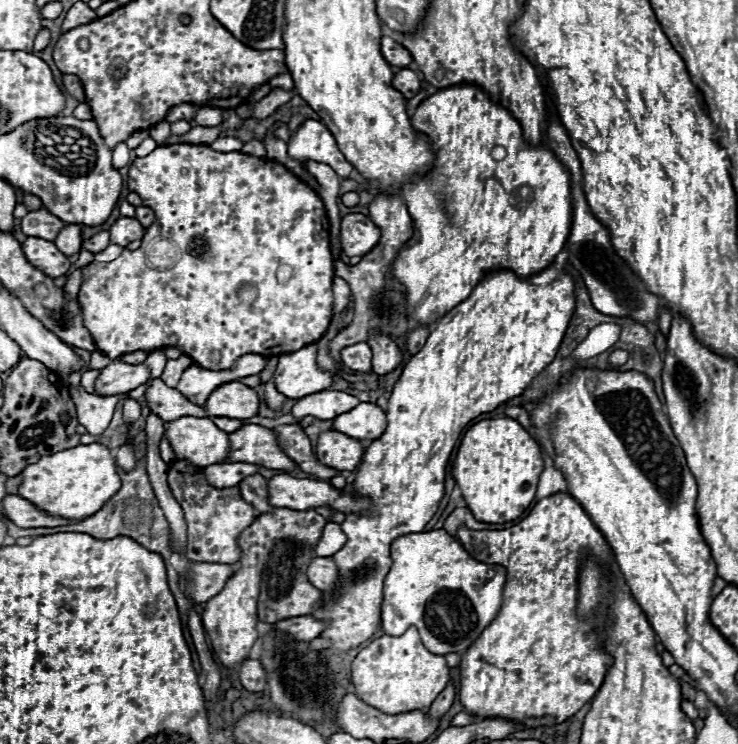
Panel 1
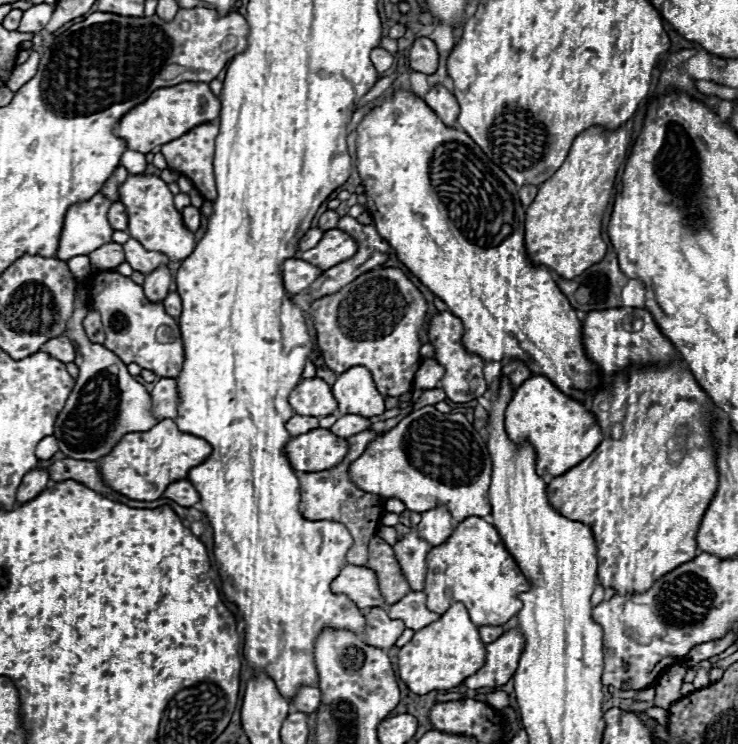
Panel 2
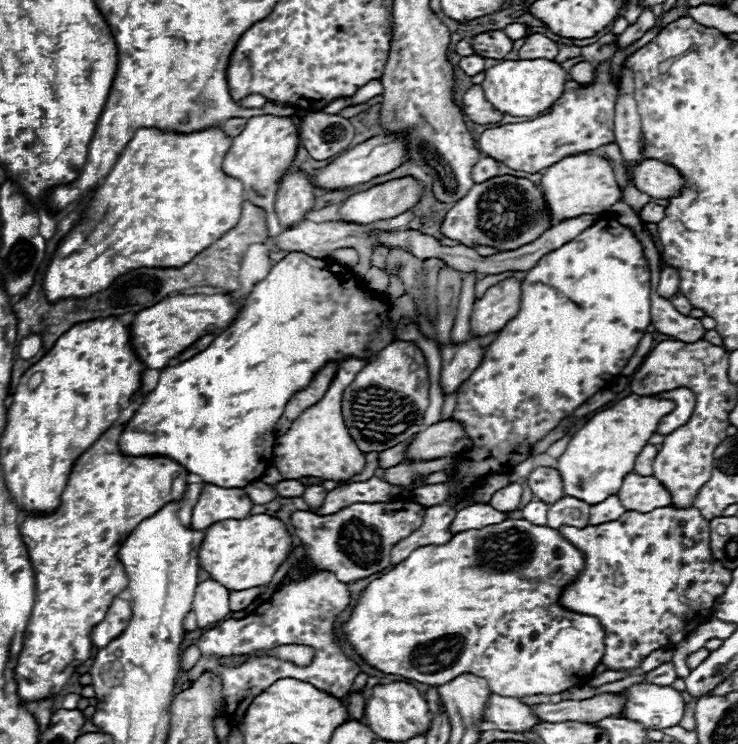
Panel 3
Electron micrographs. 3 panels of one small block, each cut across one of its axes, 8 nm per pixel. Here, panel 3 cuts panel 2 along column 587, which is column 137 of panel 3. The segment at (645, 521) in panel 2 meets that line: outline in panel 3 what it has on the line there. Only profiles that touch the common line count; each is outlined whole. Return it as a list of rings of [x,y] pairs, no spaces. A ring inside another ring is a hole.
[[[114,426],[104,432],[74,464],[68,484],[62,492],[62,504],[52,514],[28,514],[20,524],[22,540],[28,548],[28,556],[34,568],[36,600],[32,616],[24,632],[22,652],[18,654],[14,678],[18,684],[18,696],[22,704],[56,696],[54,678],[62,674],[72,662],[86,662],[92,652],[90,630],[104,618],[112,598],[128,586],[124,566],[116,558],[124,538],[144,520],[156,514],[164,504],[180,500],[186,490],[188,472],[174,460],[162,456],[132,458],[118,452],[118,438],[122,426]]]

